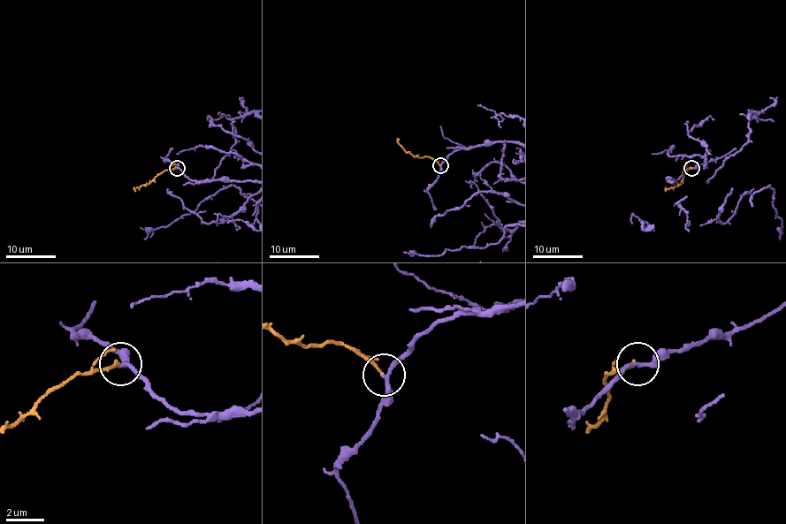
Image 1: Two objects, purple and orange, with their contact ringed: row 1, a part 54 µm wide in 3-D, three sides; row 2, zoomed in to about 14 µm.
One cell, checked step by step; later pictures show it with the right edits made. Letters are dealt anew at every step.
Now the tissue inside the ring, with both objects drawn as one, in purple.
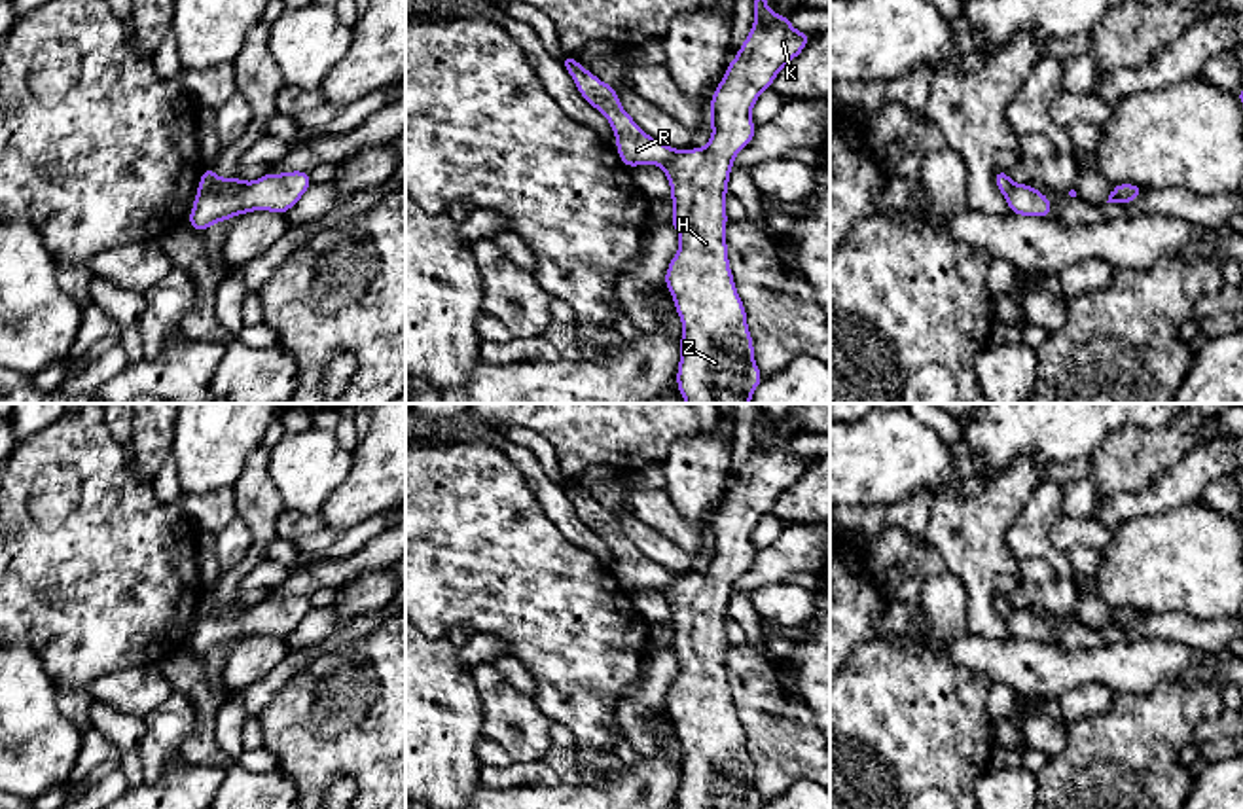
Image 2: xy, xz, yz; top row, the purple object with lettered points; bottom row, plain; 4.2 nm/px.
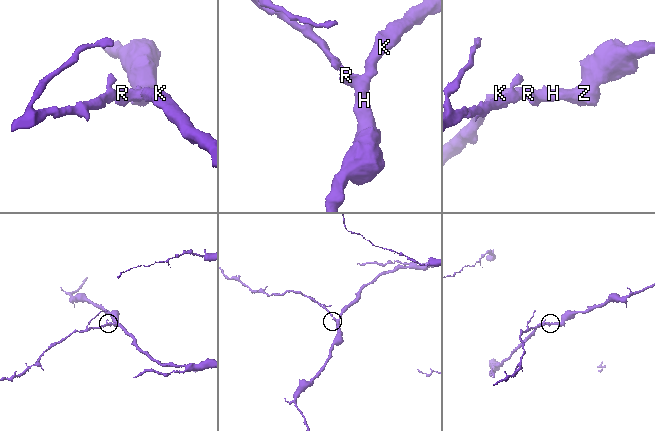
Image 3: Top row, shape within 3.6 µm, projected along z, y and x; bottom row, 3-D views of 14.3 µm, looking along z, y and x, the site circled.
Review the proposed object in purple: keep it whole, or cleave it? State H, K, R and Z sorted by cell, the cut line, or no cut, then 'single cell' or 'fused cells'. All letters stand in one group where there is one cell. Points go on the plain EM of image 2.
H K Z / R; cut in xy along (245, 607), (234, 616), (199, 614); fused cells

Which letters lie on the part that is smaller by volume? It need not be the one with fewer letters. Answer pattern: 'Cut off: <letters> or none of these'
Cut off: R

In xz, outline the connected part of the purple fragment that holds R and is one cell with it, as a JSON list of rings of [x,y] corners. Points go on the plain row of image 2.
[[[563,479],[559,485],[568,494],[582,523],[608,544],[616,559],[618,580],[627,593],[637,589],[663,589],[678,576],[646,559],[637,549],[637,546],[623,534],[614,510],[601,506],[572,479]]]

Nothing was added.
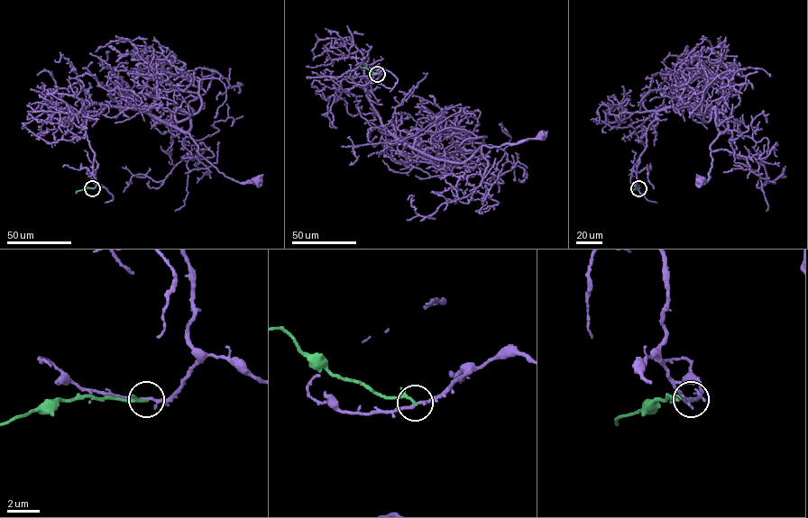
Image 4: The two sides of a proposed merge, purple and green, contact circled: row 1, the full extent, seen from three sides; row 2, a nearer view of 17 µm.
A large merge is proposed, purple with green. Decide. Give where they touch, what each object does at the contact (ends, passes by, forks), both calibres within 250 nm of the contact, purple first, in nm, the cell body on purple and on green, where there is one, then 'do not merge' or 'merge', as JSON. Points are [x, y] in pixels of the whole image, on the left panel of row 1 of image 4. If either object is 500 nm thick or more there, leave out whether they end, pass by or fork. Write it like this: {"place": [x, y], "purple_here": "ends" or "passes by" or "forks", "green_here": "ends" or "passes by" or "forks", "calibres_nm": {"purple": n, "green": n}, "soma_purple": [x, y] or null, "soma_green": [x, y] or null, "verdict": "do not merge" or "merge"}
{"place": [92, 188], "purple_here": "passes by", "green_here": "ends", "calibres_nm": {"purple": 190, "green": 200}, "soma_purple": [258, 180], "soma_green": null, "verdict": "do not merge"}

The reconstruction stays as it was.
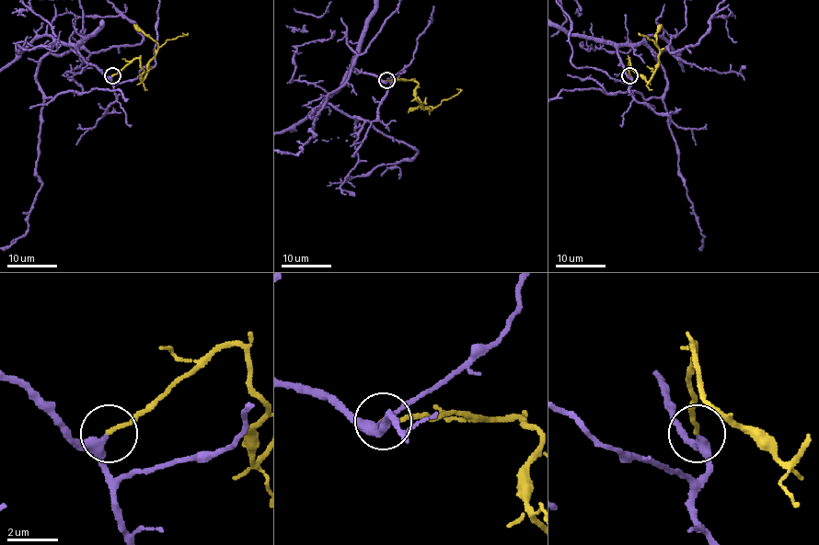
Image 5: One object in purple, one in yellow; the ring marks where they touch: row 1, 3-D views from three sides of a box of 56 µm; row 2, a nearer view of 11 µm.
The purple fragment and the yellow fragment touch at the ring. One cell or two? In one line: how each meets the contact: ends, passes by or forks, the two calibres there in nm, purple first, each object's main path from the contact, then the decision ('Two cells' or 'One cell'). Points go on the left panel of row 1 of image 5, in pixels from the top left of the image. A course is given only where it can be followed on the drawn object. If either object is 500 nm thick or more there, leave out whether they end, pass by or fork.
At the ring purple passes by. At the ring yellow ends. Thickness 320 nm (purple) against 160 nm. Course of yellow: (112, 75), (138, 58), (144, 70), (142, 82), (157, 49), (169, 39), (185, 35), (183, 33). One cell

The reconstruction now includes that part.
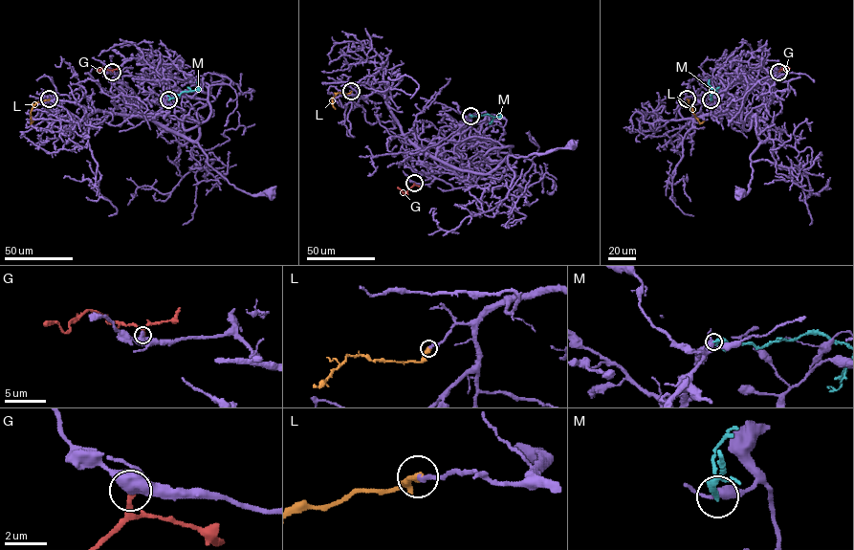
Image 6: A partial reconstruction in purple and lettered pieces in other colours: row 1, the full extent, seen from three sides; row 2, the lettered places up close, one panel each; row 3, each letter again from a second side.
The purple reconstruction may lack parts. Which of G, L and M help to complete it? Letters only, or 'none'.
L

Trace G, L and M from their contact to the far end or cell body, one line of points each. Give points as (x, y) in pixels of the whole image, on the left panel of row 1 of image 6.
G: (112, 71), (102, 67), (99, 71), (96, 70)
L: (49, 98), (36, 102), (32, 108), (31, 122), (33, 120)
M: (168, 99), (184, 92), (197, 89), (198, 79)

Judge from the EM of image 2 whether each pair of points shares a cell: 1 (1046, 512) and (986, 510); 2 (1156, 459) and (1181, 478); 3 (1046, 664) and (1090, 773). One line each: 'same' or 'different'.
1: different
2: different
3: different

